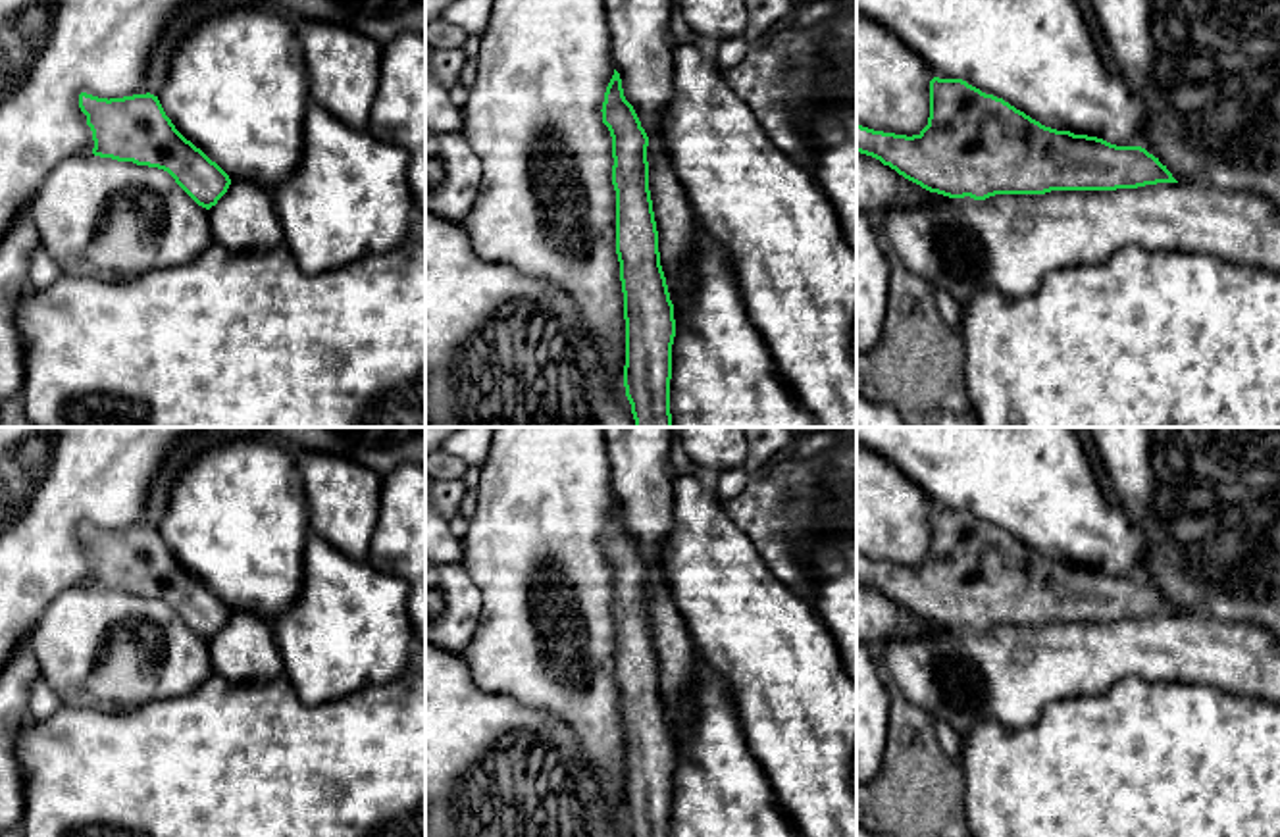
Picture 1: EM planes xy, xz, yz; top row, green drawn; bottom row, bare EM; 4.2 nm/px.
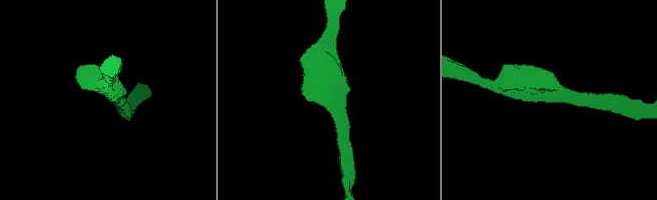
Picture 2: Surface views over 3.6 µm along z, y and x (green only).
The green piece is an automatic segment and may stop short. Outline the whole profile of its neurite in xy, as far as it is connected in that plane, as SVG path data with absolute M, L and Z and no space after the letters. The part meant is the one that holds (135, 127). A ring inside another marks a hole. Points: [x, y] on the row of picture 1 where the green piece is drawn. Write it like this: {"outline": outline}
{"outline": "M81 92L79 108L92 131L94 156L164 169L206 210L227 192L229 175L175 129L158 96L108 100Z"}

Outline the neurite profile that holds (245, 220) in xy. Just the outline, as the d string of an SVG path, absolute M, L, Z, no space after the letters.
M235 179L210 210L214 239L233 252L268 252L285 242L271 190Z

